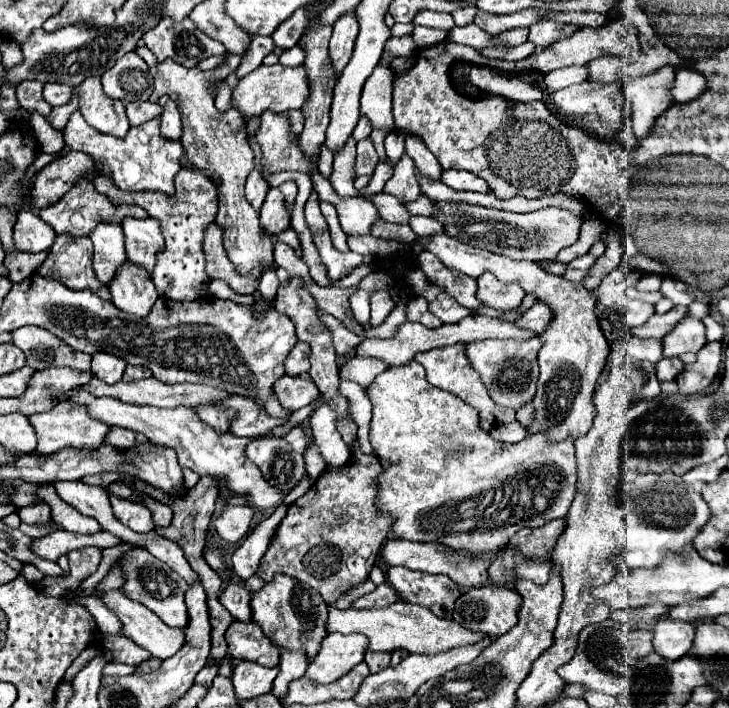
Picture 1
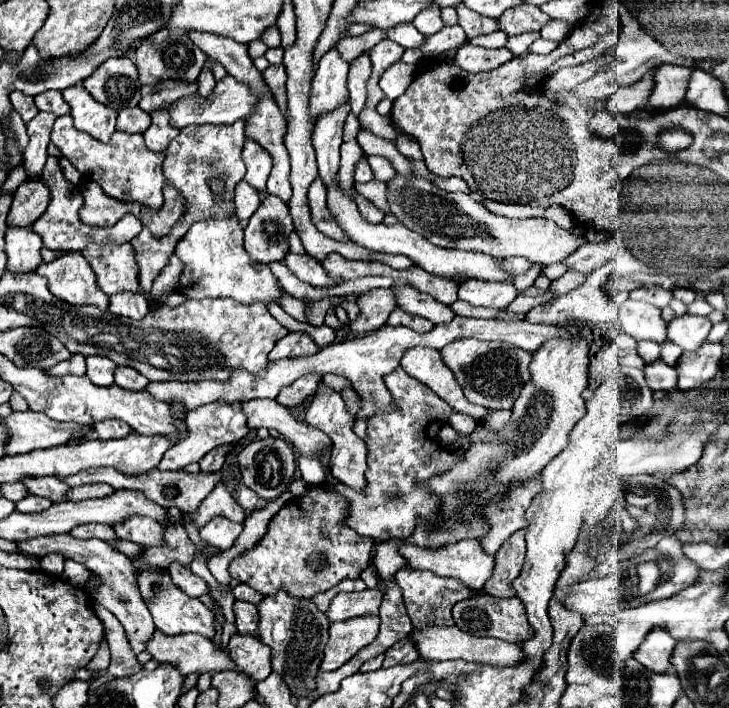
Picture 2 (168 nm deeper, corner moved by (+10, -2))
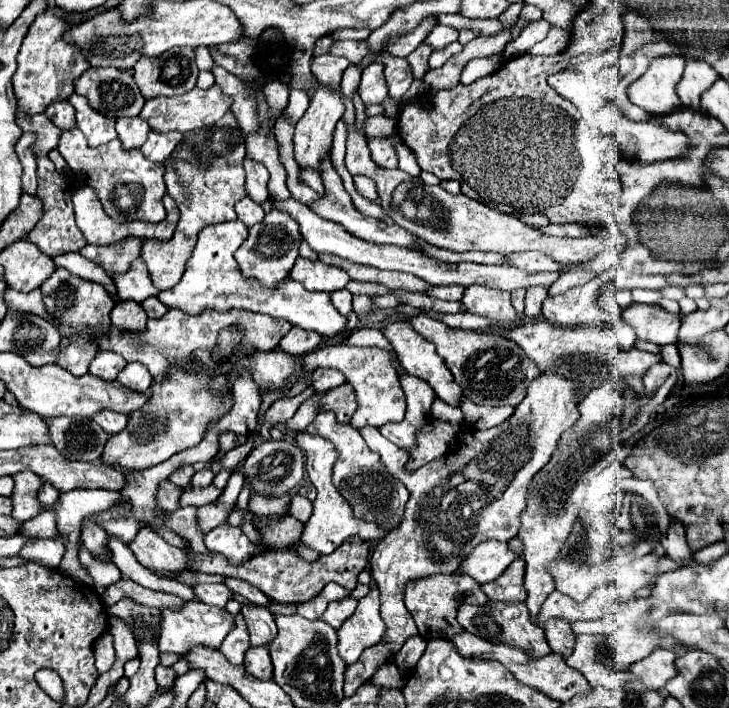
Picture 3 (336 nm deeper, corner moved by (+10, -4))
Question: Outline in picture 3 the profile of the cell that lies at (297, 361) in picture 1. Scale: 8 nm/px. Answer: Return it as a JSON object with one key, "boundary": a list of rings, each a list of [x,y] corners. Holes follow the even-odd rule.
{"boundary":[[[291,327],[291,331],[281,339],[279,349],[289,353],[289,355],[305,355],[309,351],[315,351],[317,345],[321,343],[321,335],[301,329],[301,327]]]}

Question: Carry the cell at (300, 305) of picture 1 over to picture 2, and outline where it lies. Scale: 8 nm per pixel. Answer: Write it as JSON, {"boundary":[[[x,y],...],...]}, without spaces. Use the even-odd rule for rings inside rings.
{"boundary":[[[319,383],[317,387],[317,393],[313,395],[309,407],[307,407],[307,413],[305,413],[305,421],[311,425],[311,427],[317,427],[319,431],[323,431],[325,435],[329,435],[329,439],[333,441],[333,451],[331,451],[331,461],[329,461],[329,469],[331,469],[331,475],[355,489],[355,491],[361,491],[365,487],[365,471],[367,471],[367,447],[363,443],[363,439],[359,439],[351,427],[353,427],[353,415],[347,413],[347,407],[345,407],[345,401],[343,397],[333,391],[331,387]]]}

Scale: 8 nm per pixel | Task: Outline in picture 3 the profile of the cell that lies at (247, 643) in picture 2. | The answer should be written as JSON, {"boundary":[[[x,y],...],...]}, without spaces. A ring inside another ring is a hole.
{"boundary":[[[251,647],[245,655],[245,669],[259,679],[273,679],[273,663],[267,647]]]}

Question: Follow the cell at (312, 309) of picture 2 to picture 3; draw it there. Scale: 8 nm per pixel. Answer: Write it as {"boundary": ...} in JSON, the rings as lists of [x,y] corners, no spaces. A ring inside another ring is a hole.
{"boundary":[[[225,221],[217,225],[209,225],[199,233],[199,241],[195,251],[187,263],[187,271],[181,281],[169,289],[159,293],[159,301],[163,305],[177,307],[185,313],[199,315],[203,309],[229,311],[229,309],[247,309],[255,313],[267,313],[271,317],[279,317],[289,321],[291,325],[299,325],[303,329],[313,329],[321,337],[335,337],[347,329],[347,317],[341,317],[333,307],[329,293],[313,293],[307,291],[293,279],[285,279],[277,289],[261,287],[255,279],[243,279],[237,261],[233,257],[235,249],[245,241],[247,227],[241,221]]]}

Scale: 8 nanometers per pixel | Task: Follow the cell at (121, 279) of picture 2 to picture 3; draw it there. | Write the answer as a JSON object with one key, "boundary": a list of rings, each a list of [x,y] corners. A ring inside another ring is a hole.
{"boundary":[[[135,259],[129,267],[127,273],[123,275],[115,275],[113,277],[115,285],[117,285],[117,295],[125,301],[145,301],[147,297],[157,297],[159,289],[153,289],[153,283],[149,281],[149,273],[145,269],[145,261],[143,259]]]}

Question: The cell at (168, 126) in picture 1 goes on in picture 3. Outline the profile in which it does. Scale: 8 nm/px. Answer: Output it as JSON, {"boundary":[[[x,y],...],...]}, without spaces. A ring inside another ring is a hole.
{"boundary":[[[151,131],[145,145],[141,147],[141,153],[153,163],[163,163],[173,153],[173,149],[181,143],[181,139],[183,139],[183,135],[179,131],[171,131],[165,135]]]}

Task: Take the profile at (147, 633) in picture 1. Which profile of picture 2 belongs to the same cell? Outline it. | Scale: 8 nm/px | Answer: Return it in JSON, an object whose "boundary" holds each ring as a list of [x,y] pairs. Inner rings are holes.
{"boundary":[[[155,629],[149,643],[145,645],[145,651],[151,653],[157,663],[173,663],[181,671],[181,675],[189,675],[195,671],[217,673],[235,669],[235,663],[225,651],[217,649],[209,639],[197,633],[165,635]]]}

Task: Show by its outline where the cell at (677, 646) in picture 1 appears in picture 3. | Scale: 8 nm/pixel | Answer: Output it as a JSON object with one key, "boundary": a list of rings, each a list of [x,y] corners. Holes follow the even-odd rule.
{"boundary":[[[659,647],[645,659],[633,663],[629,667],[629,671],[641,681],[641,685],[645,689],[663,689],[665,683],[673,675],[677,675],[675,659],[677,659],[677,655],[671,649]]]}

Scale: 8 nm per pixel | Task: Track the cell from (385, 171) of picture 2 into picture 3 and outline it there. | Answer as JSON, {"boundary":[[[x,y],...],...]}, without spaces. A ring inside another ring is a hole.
{"boundary":[[[395,135],[393,137],[369,139],[369,149],[371,149],[373,161],[379,167],[385,167],[385,169],[395,169],[397,167],[397,153],[395,153],[395,143],[397,141],[399,139]]]}

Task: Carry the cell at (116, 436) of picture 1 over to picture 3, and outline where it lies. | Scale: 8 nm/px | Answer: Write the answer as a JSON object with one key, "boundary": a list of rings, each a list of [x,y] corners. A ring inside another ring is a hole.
{"boundary":[[[101,411],[93,415],[93,421],[99,423],[109,435],[115,435],[125,429],[127,425],[127,415],[125,413],[113,413],[113,411]]]}

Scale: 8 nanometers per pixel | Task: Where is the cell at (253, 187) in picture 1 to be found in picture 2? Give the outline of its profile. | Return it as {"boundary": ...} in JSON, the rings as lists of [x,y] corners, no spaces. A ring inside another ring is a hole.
{"boundary":[[[245,181],[237,183],[237,187],[235,187],[235,215],[239,217],[239,221],[245,223],[257,211],[259,205],[261,205],[259,193],[253,187],[249,187],[249,183],[245,183]]]}

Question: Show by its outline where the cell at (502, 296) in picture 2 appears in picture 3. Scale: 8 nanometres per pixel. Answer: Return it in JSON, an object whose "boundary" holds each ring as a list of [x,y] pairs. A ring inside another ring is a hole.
{"boundary":[[[471,285],[467,287],[461,303],[473,315],[483,315],[501,325],[511,325],[517,323],[519,315],[515,313],[509,297],[511,295],[507,291],[499,291],[483,285]]]}

